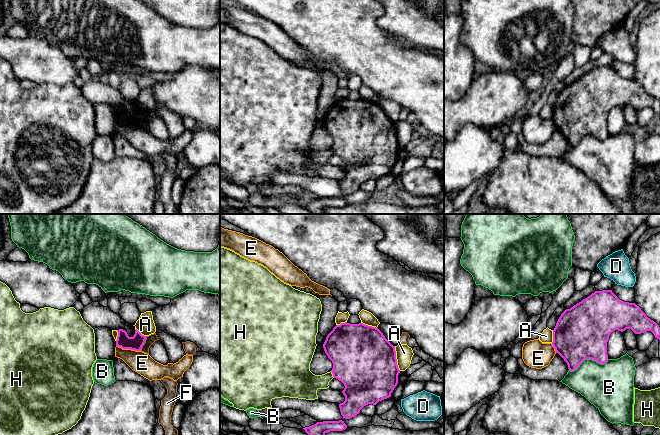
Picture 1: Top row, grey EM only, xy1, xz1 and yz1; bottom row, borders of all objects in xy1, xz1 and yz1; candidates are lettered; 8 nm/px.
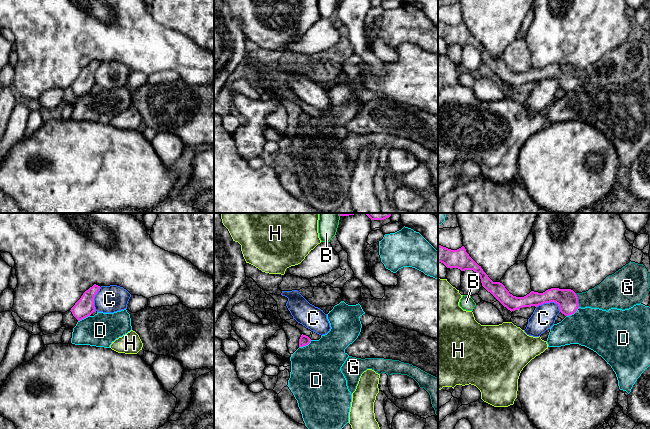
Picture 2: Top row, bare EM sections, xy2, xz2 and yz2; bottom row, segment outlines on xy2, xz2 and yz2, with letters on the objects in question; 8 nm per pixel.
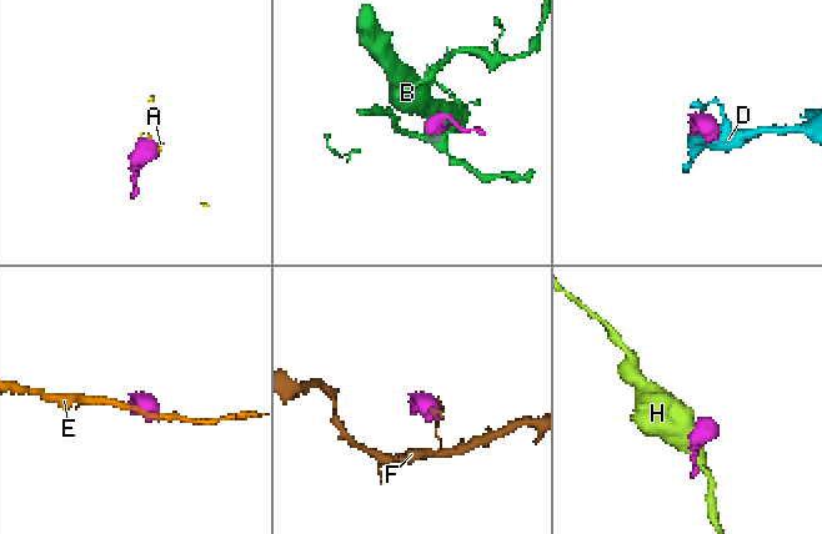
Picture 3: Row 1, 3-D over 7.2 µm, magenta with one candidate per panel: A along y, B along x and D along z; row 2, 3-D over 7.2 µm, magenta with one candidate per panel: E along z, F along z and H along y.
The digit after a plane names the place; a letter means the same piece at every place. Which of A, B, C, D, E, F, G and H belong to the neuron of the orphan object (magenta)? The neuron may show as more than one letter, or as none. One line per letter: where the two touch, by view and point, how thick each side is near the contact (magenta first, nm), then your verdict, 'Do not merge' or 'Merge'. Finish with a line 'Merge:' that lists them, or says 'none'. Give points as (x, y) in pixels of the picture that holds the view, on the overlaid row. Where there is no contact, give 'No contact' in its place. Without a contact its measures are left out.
A: Touches magenta at xz1 (395, 358). Thickness 500 nm (magenta) against 140 nm. Do not merge
B: Touches magenta at yz1 (588, 358). Thickness 440 nm (magenta) against 360 nm. Do not merge
C: Touches magenta at yz2 (550, 301). Thickness 170 nm (magenta) against 190 nm. Do not merge
D: Touches magenta at yz2 (572, 313). Thickness 170 nm (magenta) against 320 nm. Do not merge
E: Touches magenta at xy1 (128, 348). Thickness 120 nm (magenta) against 170 nm. Do not merge
F: Touches magenta at xy1 (144, 342). Thickness 120 nm (magenta) against 70 nm. Do not merge
G: Touches magenta at yz2 (577, 300). Thickness 170 nm (magenta) against 220 nm. Merge
H: Touches magenta at xz1 (332, 373). Thickness 460 nm (magenta) against 240 nm. Do not merge
Merge: G

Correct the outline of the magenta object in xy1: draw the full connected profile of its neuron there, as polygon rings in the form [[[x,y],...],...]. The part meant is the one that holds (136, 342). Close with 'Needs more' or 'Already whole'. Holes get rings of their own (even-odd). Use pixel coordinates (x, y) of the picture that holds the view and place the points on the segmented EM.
[[[119,329],[117,332],[116,346],[121,347],[122,349],[141,351],[147,336],[142,335],[137,329],[135,329],[133,337],[129,337],[127,332],[123,329]]]. Already whole

